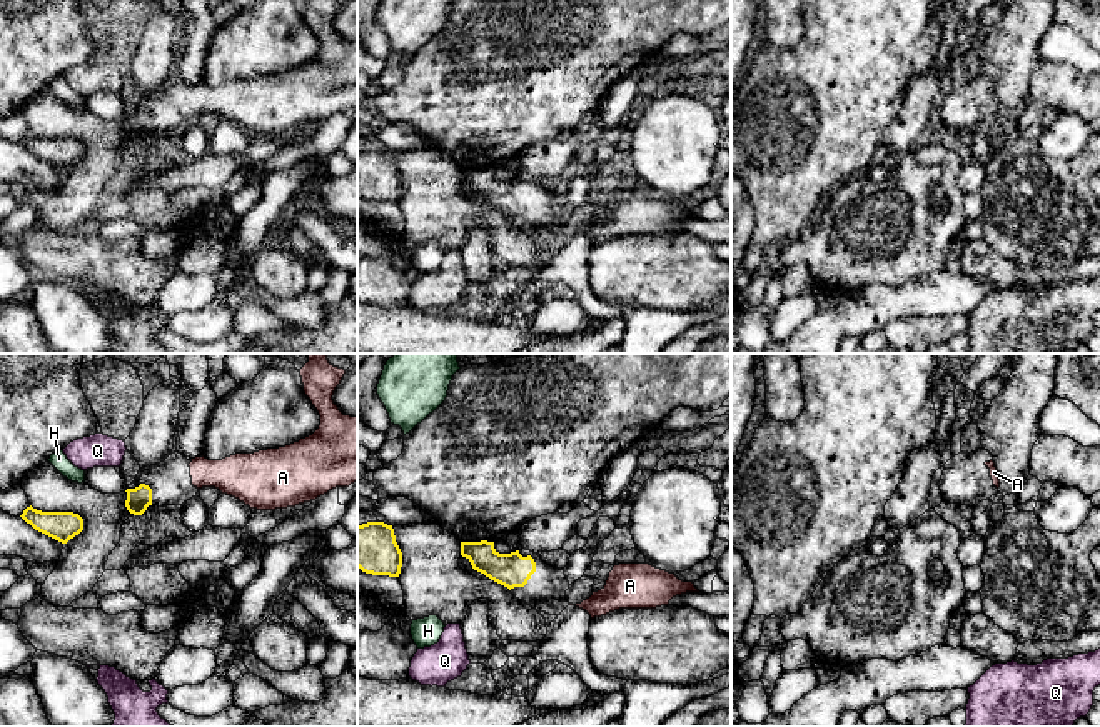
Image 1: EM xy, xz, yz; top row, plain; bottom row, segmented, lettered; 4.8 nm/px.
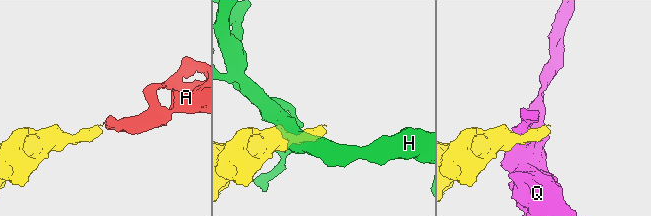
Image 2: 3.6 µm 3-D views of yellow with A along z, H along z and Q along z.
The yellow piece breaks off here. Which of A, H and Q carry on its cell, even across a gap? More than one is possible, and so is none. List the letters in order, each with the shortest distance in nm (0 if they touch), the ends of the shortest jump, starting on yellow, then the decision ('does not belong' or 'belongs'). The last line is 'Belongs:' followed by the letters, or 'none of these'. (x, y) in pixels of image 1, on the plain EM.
A: gap 200 nm; span xy (151, 115), (192, 110); belongs
H: gap 150 nm; span xy (72, 139), (79, 109); does not belong
Q: gap 120 nm; span xy (127, 115), (119, 92); does not belong
Belongs: A

